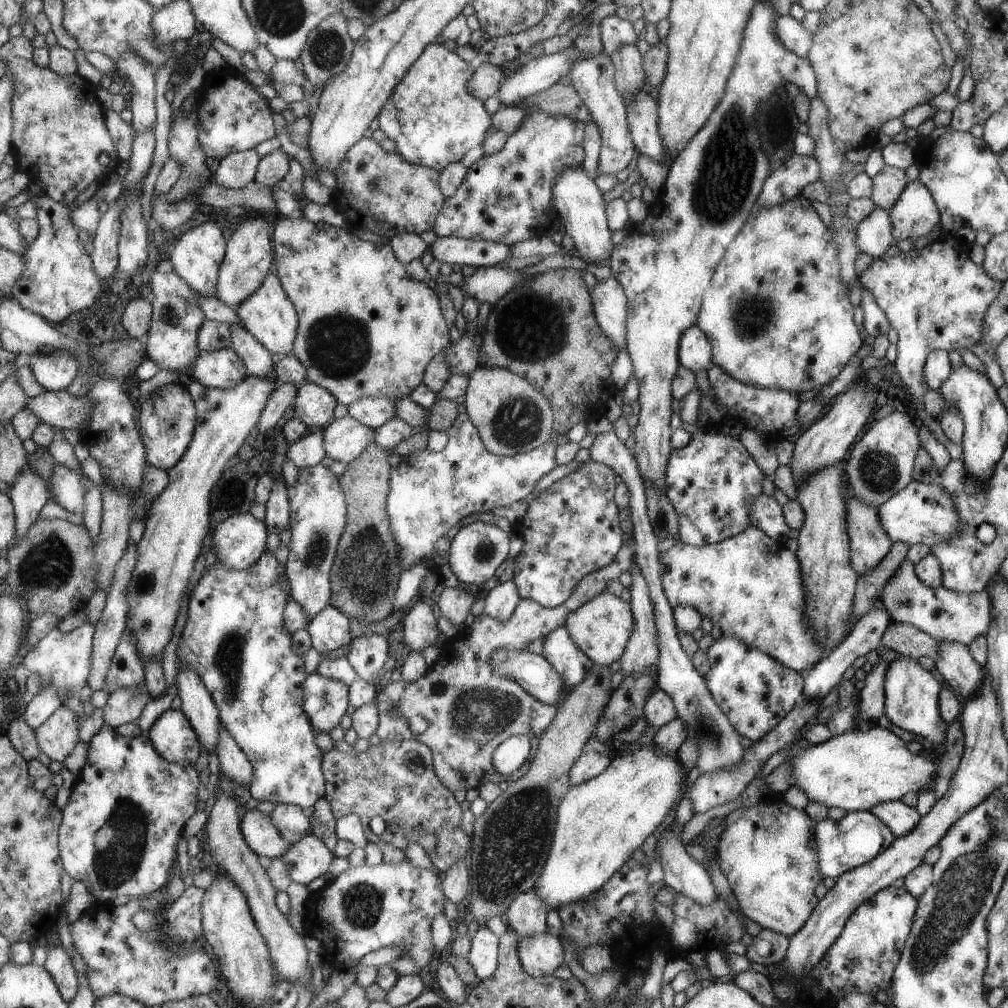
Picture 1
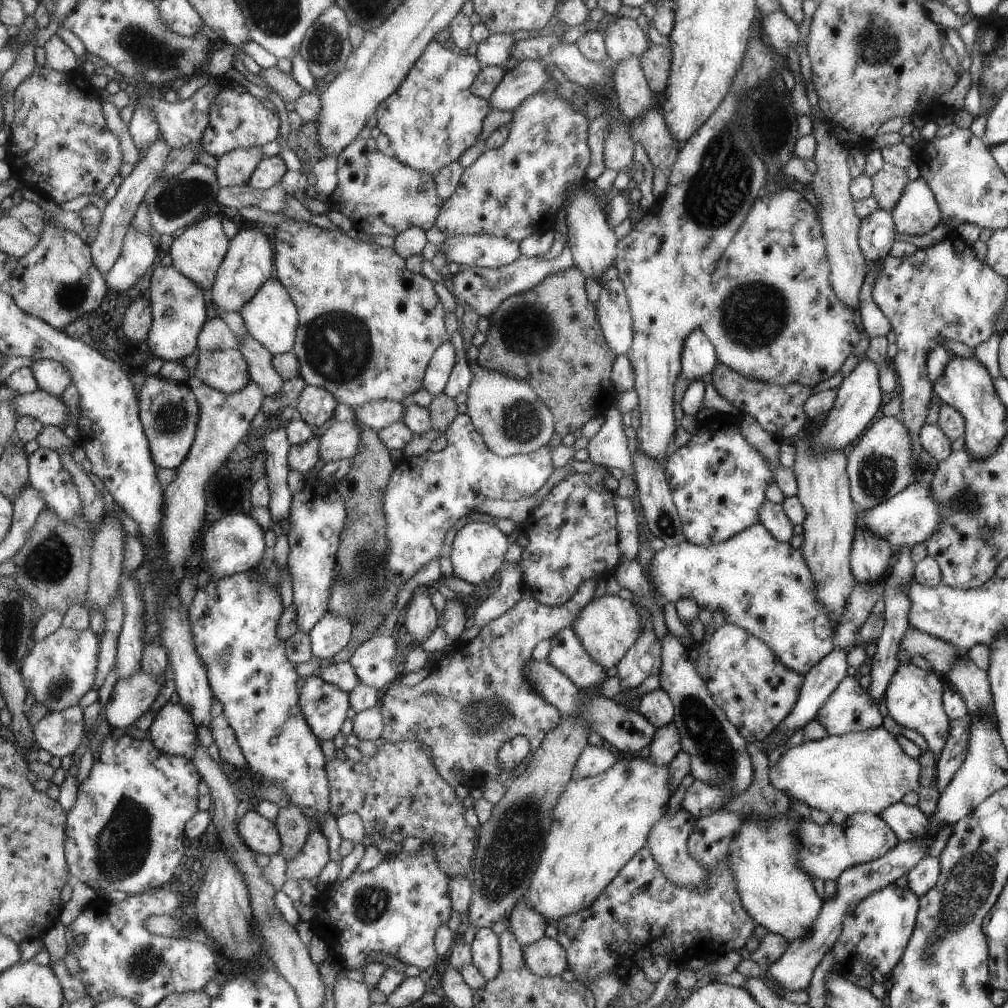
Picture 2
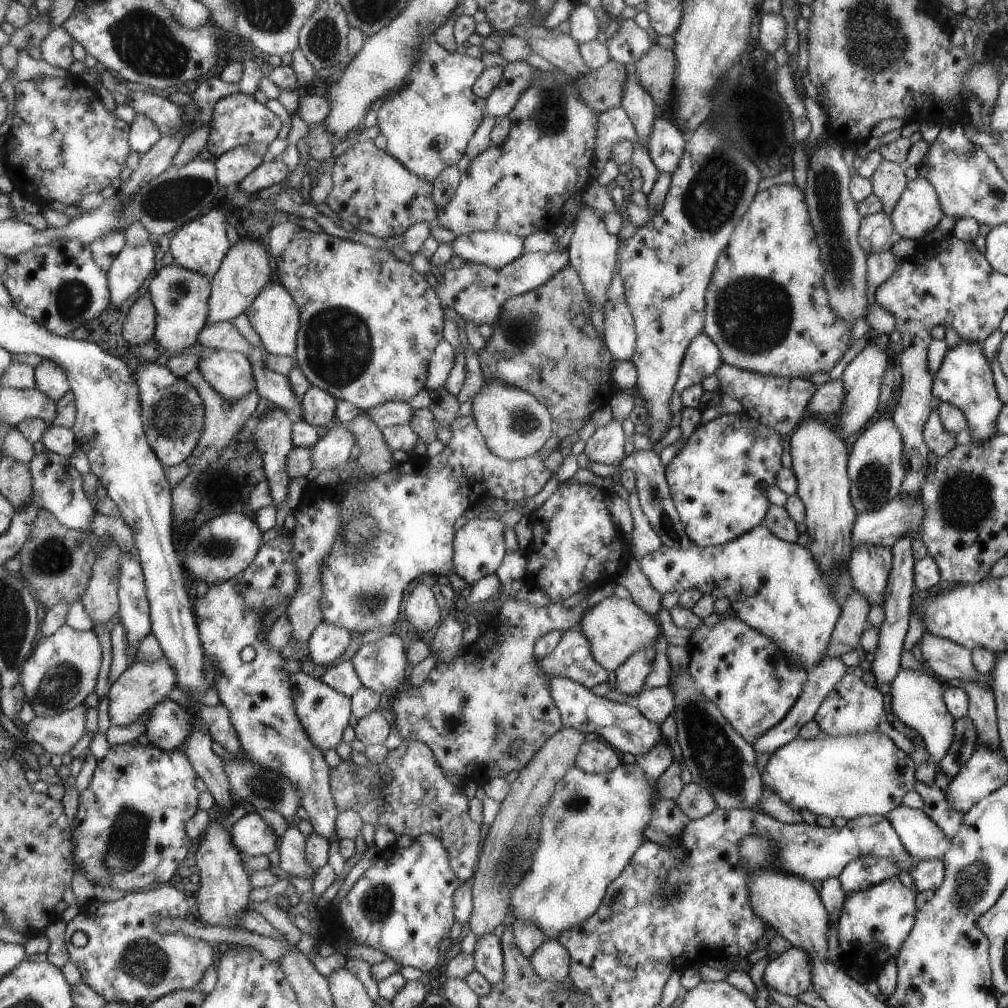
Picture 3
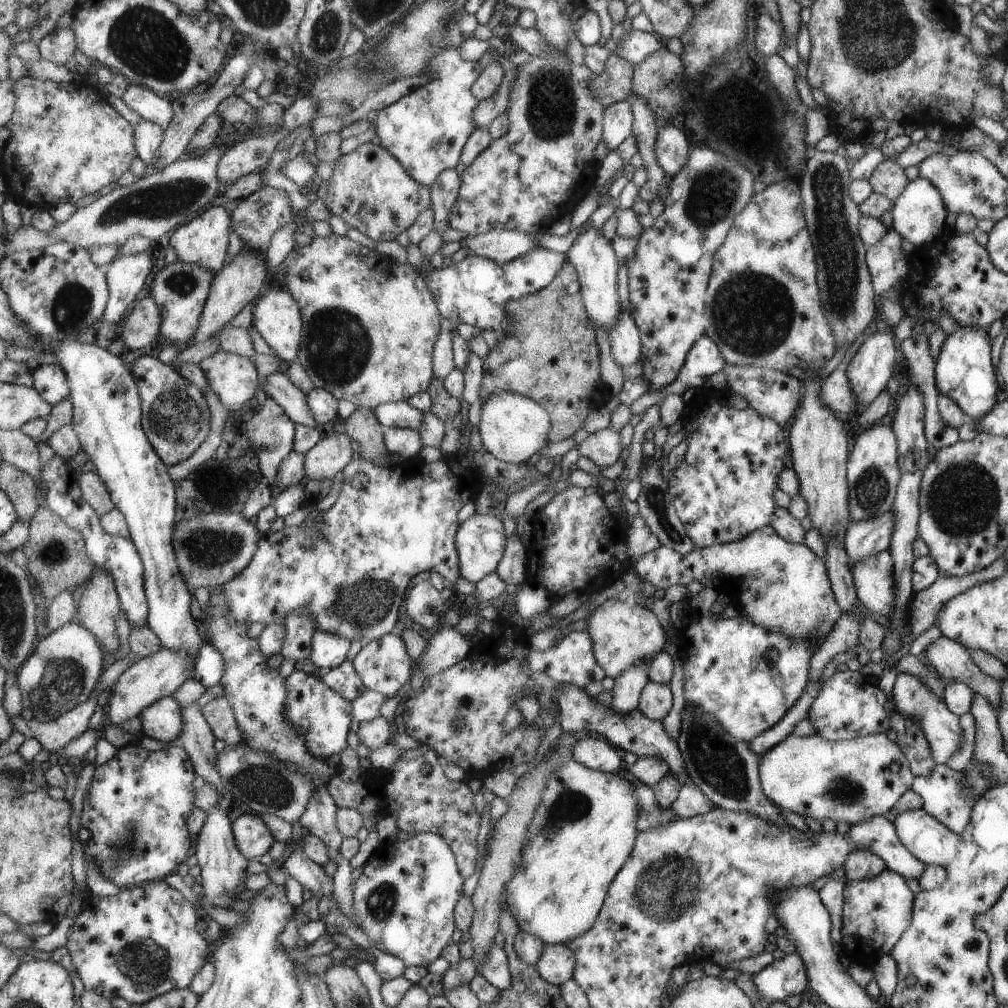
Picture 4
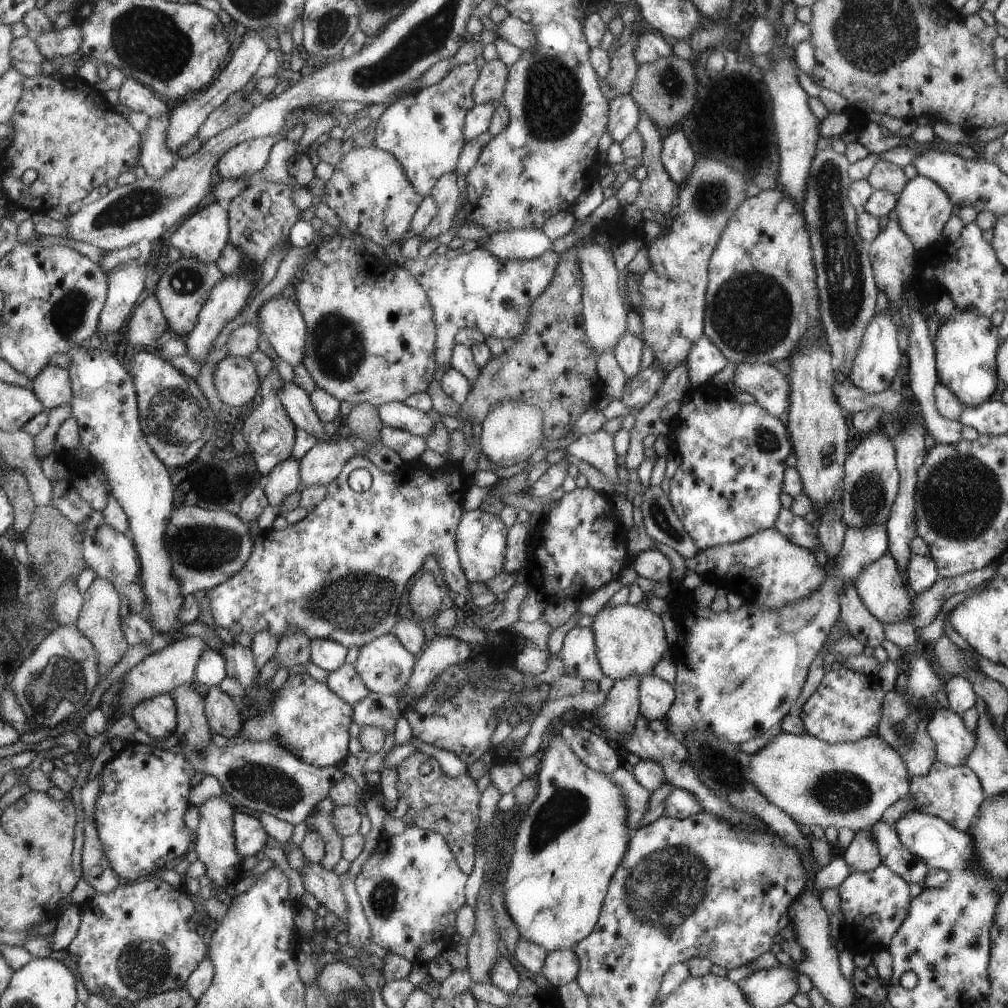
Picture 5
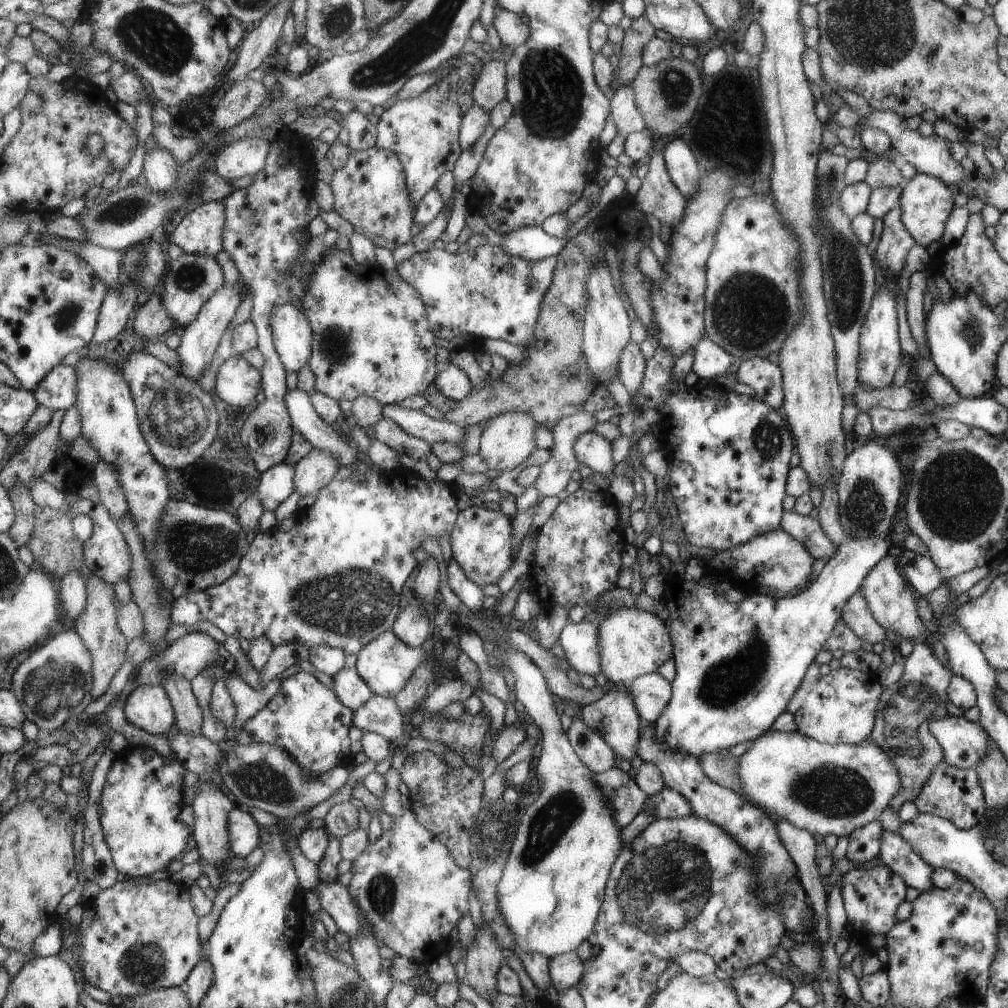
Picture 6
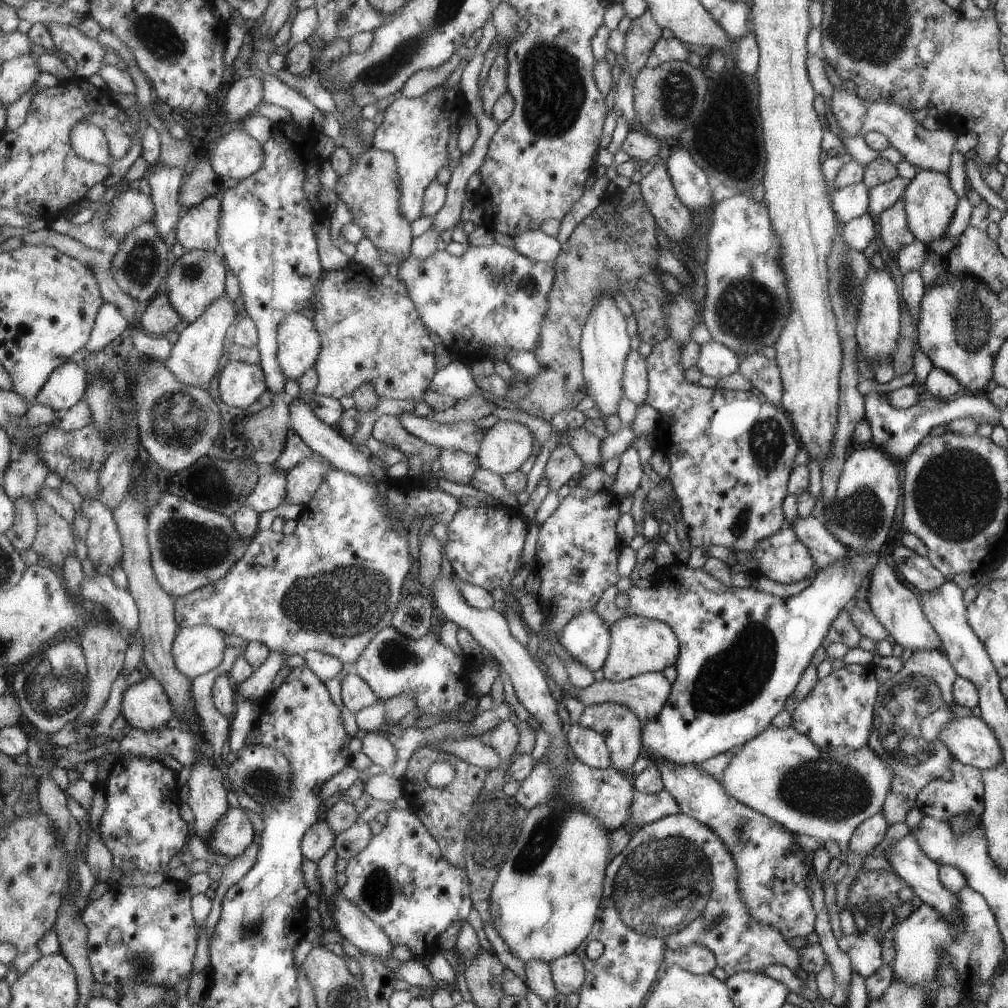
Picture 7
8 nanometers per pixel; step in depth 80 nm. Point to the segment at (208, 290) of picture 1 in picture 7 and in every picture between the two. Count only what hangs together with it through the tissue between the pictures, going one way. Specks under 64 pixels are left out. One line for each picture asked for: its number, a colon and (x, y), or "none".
2: (198, 252)
3: (201, 245)
4: (203, 241)
5: (203, 236)
6: (201, 232)
7: (199, 228)

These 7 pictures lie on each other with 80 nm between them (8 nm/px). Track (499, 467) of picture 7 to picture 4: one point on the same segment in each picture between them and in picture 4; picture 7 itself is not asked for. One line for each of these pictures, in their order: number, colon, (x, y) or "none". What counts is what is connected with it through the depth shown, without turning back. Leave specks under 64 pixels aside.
4: (513, 427)
5: (512, 431)
6: (507, 439)

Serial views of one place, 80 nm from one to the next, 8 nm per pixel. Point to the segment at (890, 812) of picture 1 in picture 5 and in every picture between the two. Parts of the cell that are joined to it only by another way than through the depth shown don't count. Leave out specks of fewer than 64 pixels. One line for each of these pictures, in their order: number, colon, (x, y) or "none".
2: (906, 822)
3: (922, 839)
4: (927, 839)
5: (931, 839)

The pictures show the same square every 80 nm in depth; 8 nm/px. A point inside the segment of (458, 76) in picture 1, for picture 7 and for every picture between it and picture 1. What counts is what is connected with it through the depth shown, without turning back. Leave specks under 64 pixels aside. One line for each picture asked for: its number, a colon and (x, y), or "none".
2: (434, 117)
3: (429, 124)
4: (427, 129)
5: (425, 129)
6: (424, 131)
7: (418, 130)

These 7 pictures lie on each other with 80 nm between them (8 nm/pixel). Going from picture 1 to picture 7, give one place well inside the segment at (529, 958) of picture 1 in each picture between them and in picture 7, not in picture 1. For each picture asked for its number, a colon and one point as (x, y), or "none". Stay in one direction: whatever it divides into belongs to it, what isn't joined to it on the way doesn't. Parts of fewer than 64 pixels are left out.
2: (545, 957)
3: (550, 960)
4: (555, 964)
5: (560, 966)
6: (564, 970)
7: (567, 972)

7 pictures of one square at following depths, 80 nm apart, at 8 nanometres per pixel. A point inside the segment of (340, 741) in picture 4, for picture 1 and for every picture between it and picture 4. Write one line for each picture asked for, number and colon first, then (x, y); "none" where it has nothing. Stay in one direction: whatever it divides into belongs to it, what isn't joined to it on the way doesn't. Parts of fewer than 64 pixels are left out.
1: (327, 700)
2: (326, 706)
3: (325, 712)

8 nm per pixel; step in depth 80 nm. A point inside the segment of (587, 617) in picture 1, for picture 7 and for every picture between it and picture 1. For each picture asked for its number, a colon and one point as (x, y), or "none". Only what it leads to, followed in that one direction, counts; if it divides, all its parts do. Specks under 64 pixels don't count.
2: (607, 626)
3: (615, 627)
4: (623, 633)
5: (629, 641)
6: (632, 642)
7: (637, 645)

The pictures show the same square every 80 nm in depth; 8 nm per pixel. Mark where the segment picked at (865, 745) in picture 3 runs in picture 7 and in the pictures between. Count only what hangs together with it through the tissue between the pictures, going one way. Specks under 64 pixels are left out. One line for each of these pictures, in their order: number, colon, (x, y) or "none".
4: (850, 780)
5: (848, 784)
6: (825, 788)
7: (825, 793)

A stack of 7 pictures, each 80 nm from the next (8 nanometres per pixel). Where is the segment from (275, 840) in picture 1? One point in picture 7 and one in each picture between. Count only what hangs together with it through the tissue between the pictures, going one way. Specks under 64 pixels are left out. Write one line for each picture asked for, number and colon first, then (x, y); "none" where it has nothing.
2: (262, 835)
3: (254, 836)
4: (254, 838)
5: (251, 836)
6: (245, 832)
7: (234, 834)

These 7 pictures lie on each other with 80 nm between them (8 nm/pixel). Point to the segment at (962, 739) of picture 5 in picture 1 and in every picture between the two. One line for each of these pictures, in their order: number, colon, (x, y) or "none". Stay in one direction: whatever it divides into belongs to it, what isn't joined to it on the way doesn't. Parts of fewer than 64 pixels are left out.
1: (911, 695)
2: (913, 697)
3: (914, 697)
4: (911, 698)

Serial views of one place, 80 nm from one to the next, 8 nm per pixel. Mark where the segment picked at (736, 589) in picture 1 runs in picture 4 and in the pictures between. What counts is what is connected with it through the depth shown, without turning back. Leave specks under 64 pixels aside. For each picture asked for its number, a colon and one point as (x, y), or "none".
2: (764, 586)
3: (774, 586)
4: (792, 594)

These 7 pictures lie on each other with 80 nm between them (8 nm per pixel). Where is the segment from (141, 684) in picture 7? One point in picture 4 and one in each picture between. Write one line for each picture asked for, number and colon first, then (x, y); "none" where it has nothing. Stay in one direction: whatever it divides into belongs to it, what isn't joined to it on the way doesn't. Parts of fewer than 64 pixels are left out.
4: (164, 720)
5: (158, 717)
6: (149, 707)

